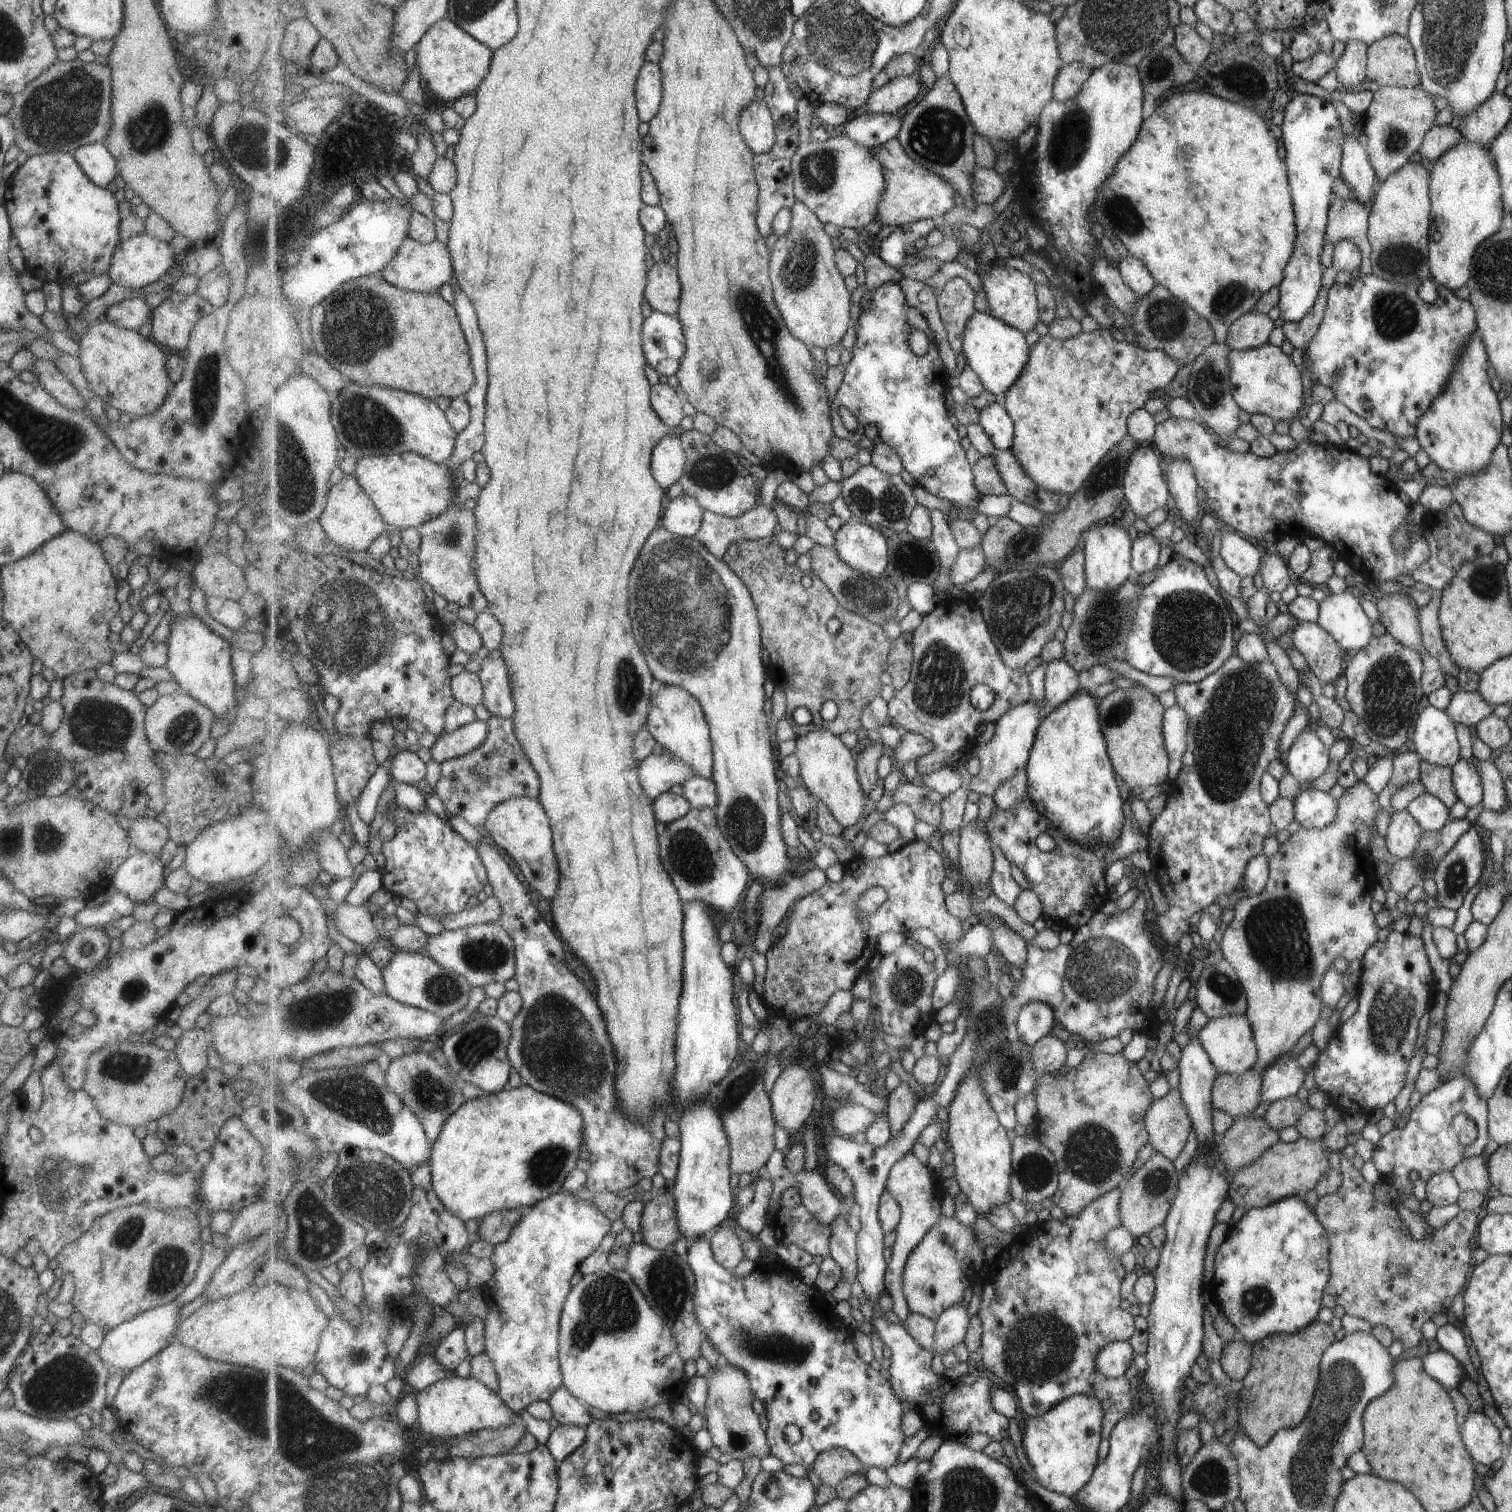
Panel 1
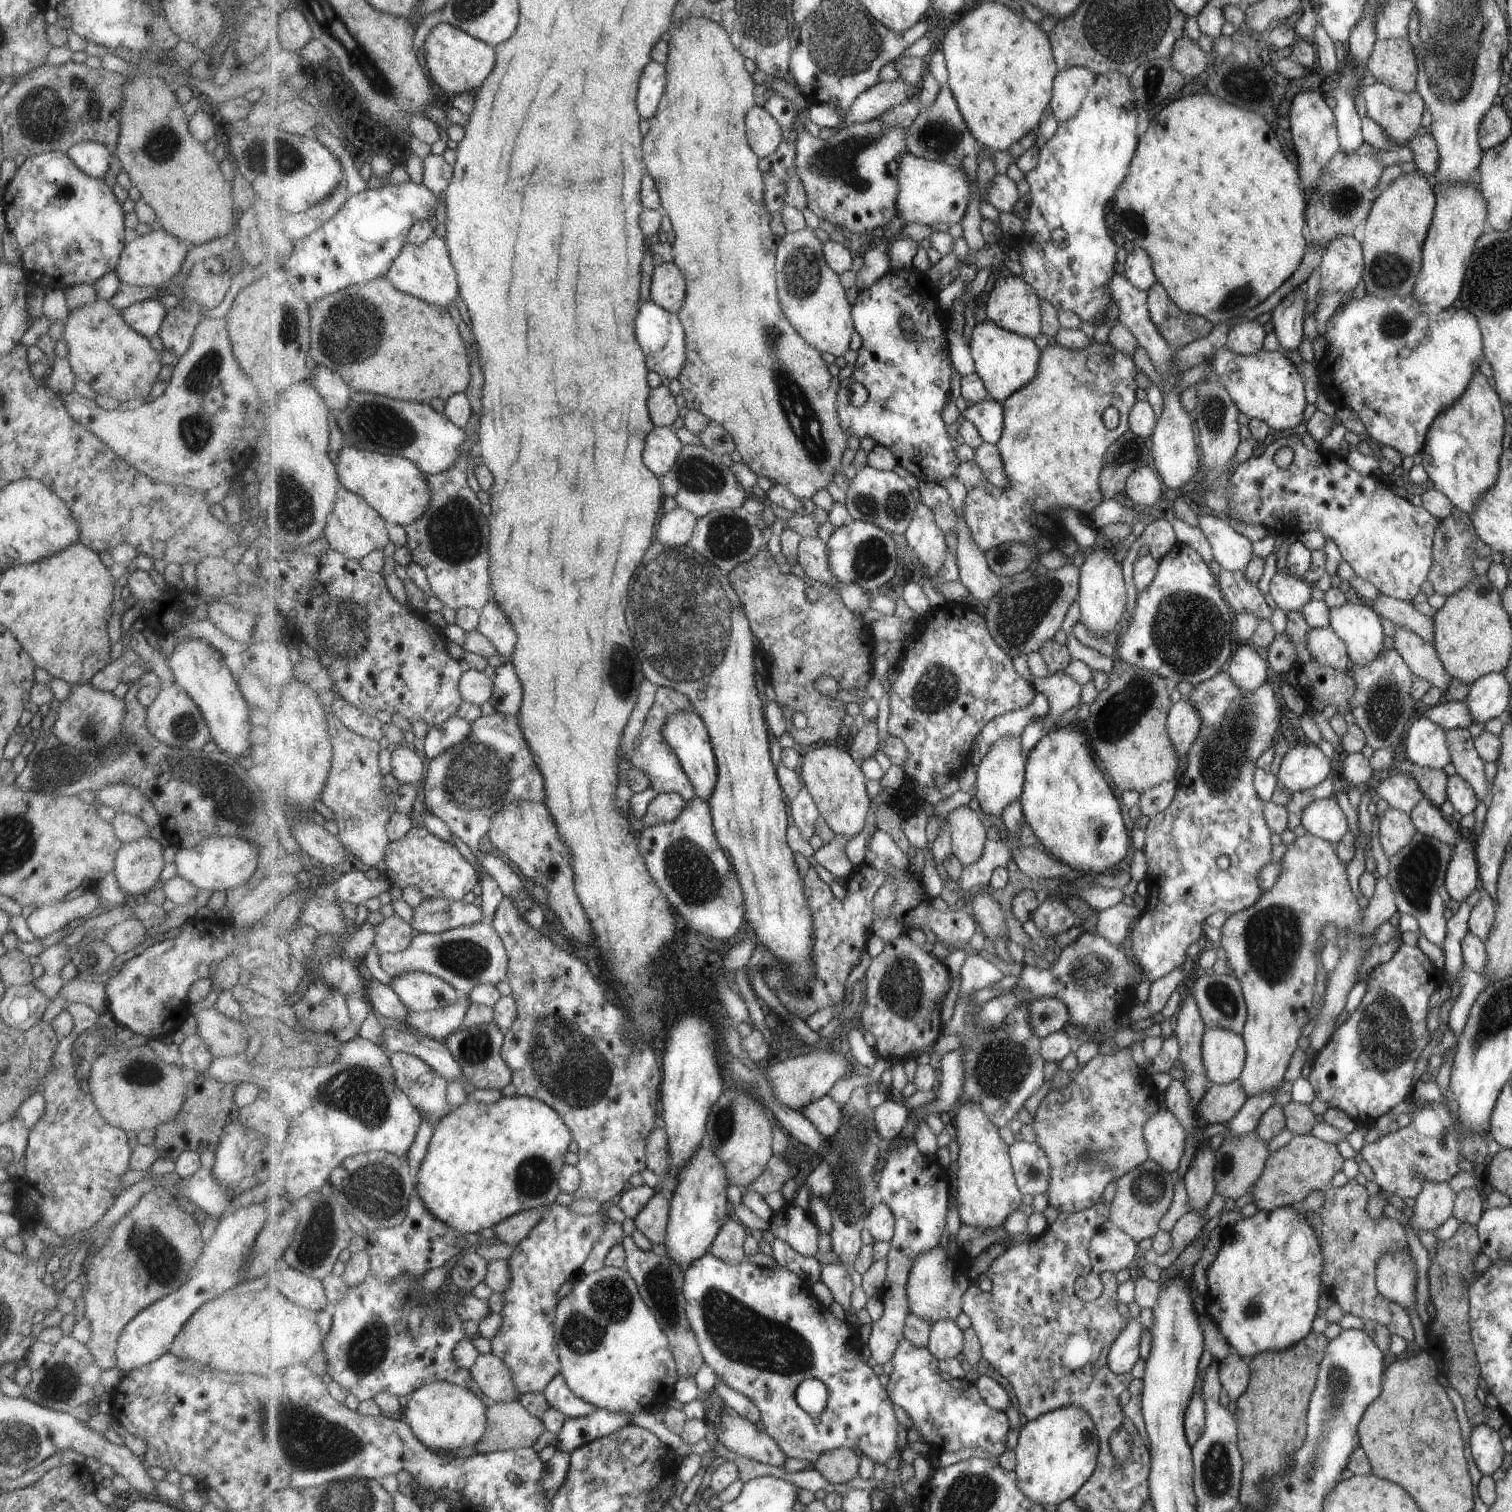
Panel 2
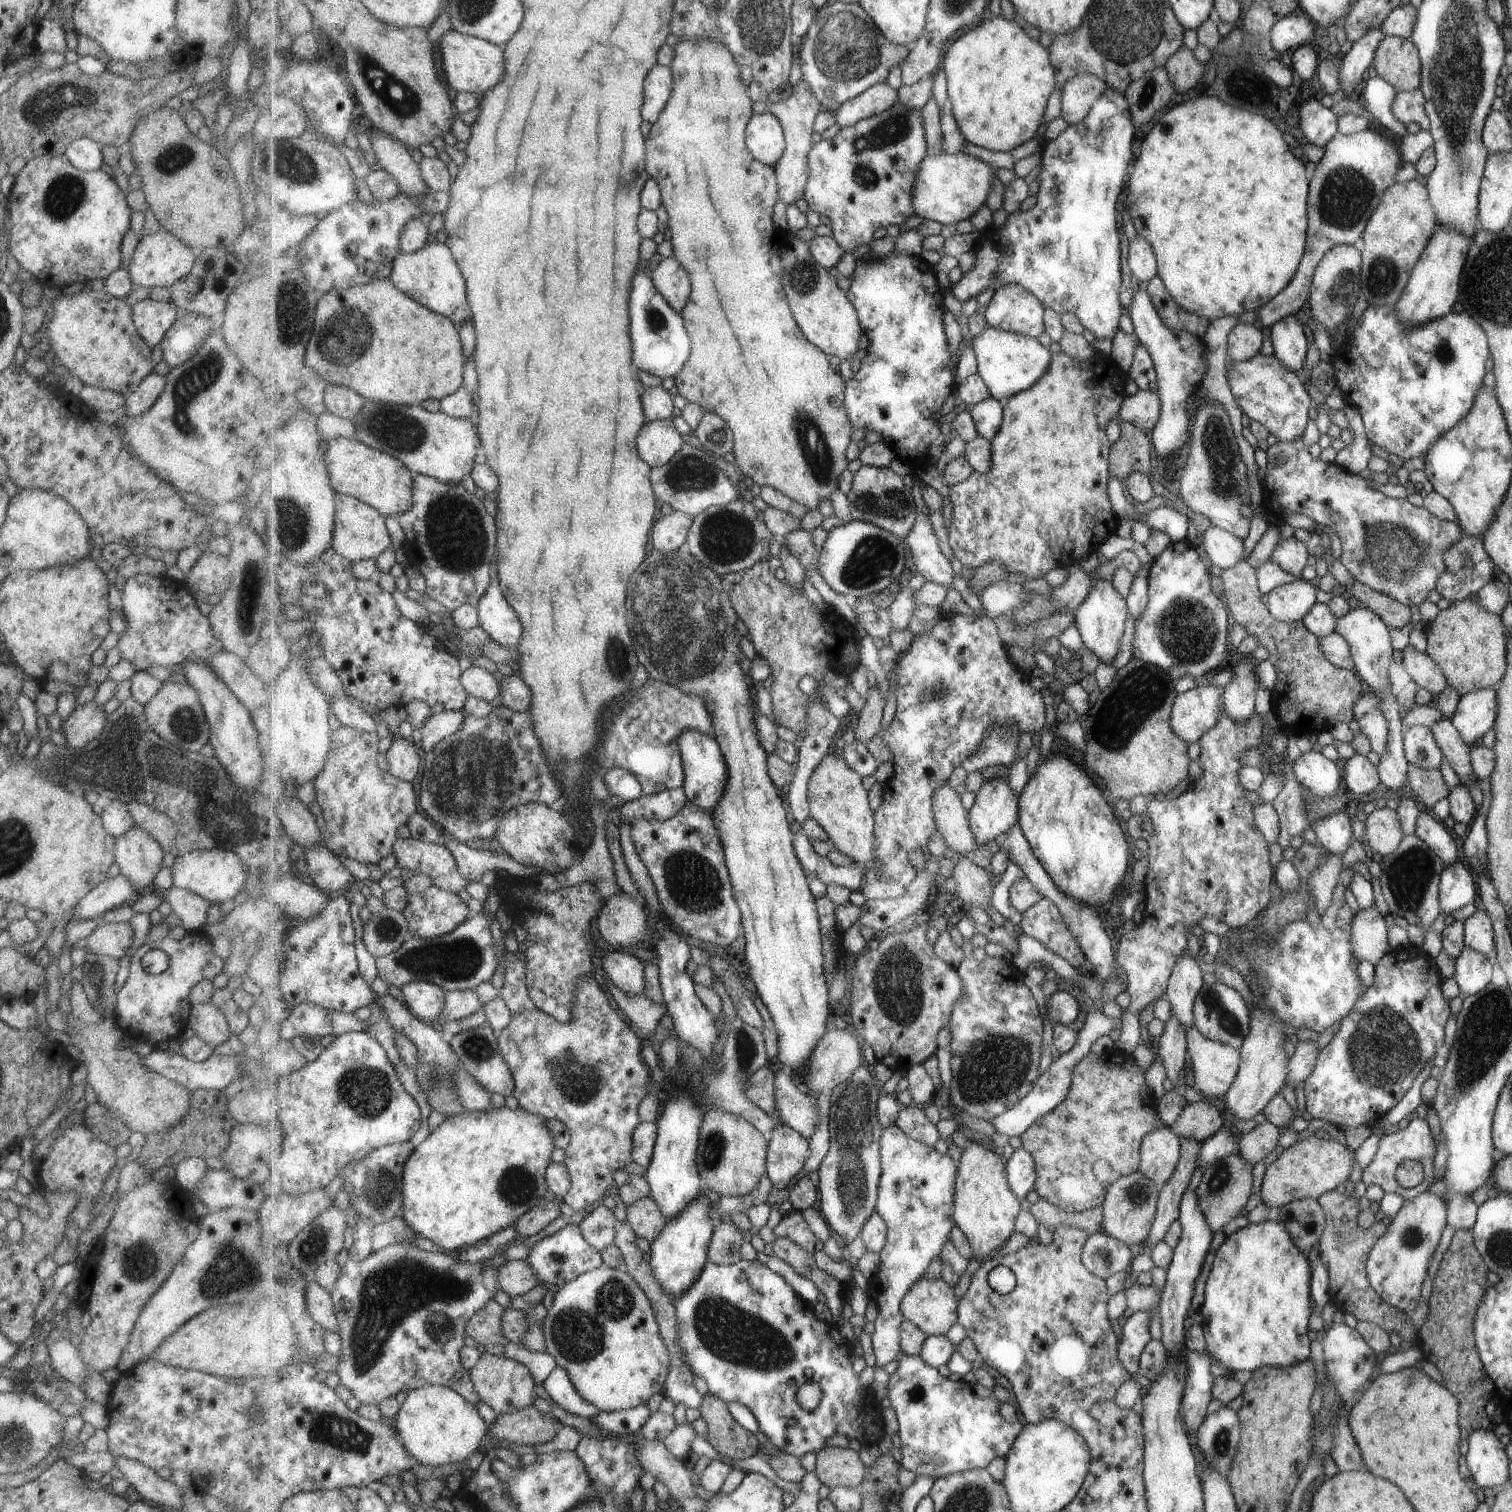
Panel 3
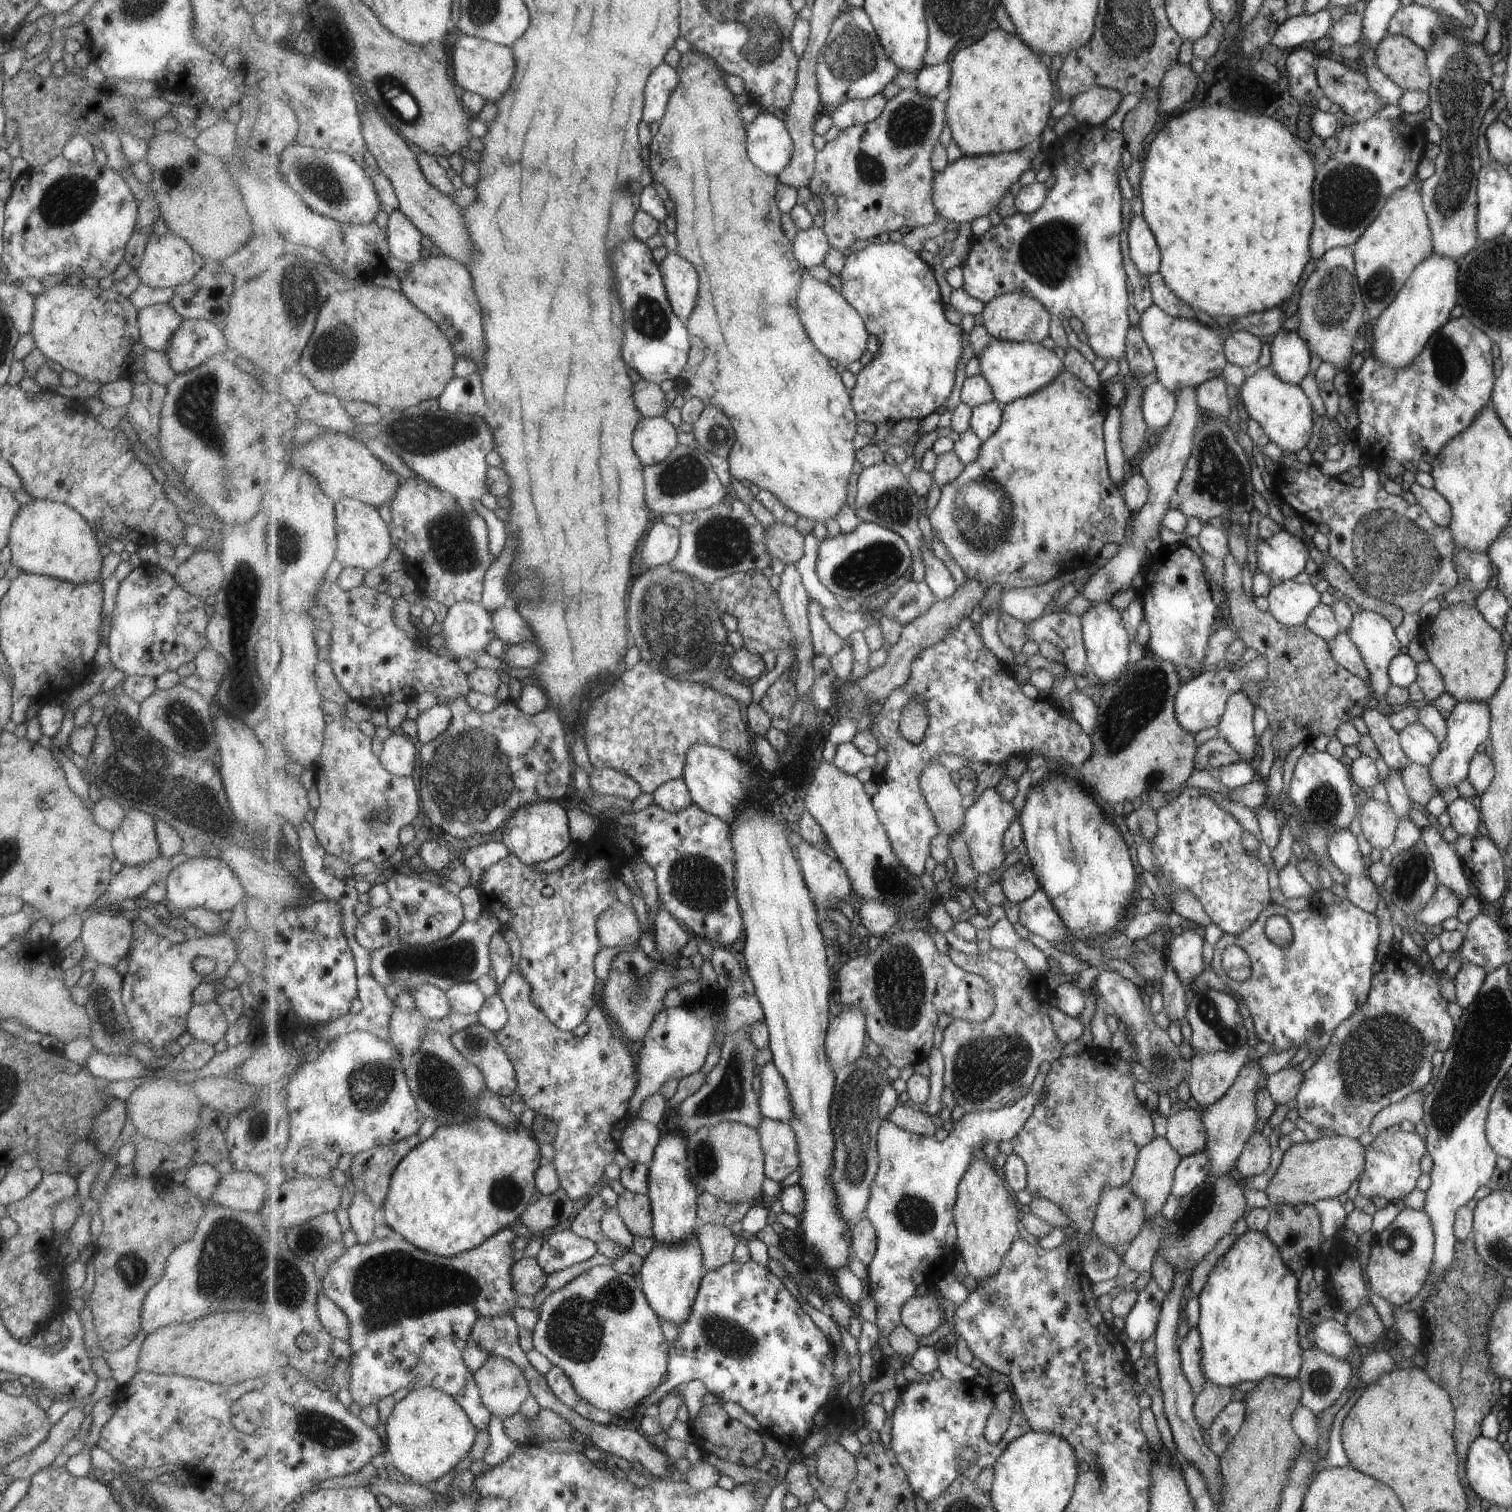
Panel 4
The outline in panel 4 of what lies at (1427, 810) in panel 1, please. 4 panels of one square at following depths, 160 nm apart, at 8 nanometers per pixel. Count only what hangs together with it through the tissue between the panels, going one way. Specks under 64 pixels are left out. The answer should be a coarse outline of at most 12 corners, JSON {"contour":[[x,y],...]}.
{"contour":[[1433,825],[1420,829],[1437,885],[1461,904],[1469,884],[1452,844]]}

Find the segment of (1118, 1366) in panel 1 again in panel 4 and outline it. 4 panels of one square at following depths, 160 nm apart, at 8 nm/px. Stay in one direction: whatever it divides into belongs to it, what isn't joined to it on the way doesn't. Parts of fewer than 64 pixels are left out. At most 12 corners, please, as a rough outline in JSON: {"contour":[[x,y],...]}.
{"contour":[[1151,1276],[1124,1318],[1129,1340],[1155,1332],[1165,1294]]}

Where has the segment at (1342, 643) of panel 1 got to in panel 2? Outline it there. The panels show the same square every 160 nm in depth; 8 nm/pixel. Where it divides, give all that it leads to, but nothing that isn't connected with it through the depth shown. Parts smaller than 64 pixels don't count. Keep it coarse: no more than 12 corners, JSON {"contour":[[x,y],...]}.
{"contour":[[1345,601],[1328,626],[1355,665],[1373,661],[1383,629],[1371,606]]}

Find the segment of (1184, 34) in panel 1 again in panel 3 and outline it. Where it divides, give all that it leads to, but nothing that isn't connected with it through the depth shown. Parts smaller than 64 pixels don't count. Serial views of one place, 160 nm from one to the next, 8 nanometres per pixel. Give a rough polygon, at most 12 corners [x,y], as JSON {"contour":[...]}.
{"contour":[[1185,47],[1163,67],[1175,94],[1194,87],[1204,71]]}

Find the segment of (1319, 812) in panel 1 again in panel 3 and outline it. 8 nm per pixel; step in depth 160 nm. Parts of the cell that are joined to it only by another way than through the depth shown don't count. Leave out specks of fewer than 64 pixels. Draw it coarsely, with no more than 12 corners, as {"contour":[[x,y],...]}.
{"contour":[[1327,812],[1309,827],[1327,852],[1341,856],[1351,823]]}

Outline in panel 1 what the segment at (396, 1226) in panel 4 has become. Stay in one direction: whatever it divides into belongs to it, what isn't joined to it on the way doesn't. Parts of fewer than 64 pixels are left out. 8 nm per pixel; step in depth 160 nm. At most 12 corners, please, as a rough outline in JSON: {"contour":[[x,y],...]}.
{"contour":[[531,1085],[454,1112],[434,1189],[463,1220],[563,1191],[584,1114]]}

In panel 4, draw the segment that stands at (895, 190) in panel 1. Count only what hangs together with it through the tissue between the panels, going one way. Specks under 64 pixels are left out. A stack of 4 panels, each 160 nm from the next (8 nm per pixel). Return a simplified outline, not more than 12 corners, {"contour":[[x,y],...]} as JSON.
{"contour":[[1033,154],[965,155],[934,176],[938,214],[997,211]]}

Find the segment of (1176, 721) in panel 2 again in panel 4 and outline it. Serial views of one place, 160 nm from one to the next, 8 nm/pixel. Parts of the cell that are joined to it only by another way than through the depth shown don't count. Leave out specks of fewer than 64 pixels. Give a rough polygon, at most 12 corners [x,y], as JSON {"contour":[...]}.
{"contour":[[1267,659],[1200,670],[1175,697],[1191,734],[1216,727],[1227,698],[1263,680]]}

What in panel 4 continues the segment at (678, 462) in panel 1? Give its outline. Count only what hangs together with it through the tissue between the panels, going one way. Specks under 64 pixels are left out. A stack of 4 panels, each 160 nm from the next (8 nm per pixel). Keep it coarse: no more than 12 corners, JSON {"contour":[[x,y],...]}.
{"contour":[[642,417],[635,452],[645,465],[663,462],[679,444],[678,429]]}

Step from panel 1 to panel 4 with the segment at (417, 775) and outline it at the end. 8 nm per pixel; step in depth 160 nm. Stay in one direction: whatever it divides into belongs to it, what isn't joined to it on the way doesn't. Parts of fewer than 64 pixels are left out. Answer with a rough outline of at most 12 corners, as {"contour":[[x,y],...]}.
{"contour":[[395,731],[379,757],[394,775],[410,777],[417,746]]}

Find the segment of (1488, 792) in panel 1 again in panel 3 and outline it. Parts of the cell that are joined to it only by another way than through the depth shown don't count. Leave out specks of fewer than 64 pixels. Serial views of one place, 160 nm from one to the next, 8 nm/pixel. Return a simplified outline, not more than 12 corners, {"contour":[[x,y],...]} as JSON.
{"contour":[[1450,719],[1430,729],[1459,782],[1477,782],[1471,770],[1470,748]]}

